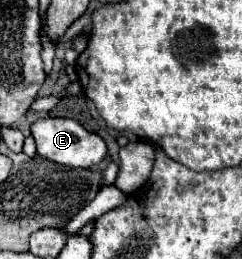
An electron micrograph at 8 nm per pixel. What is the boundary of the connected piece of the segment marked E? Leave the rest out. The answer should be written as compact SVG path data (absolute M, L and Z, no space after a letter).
M40 118L32 124L32 136L36 140L36 150L42 158L58 162L62 166L70 166L70 168L90 168L94 164L98 164L104 156L106 156L106 144L104 140L94 134L88 132L82 124L78 124L76 120L70 118Z

